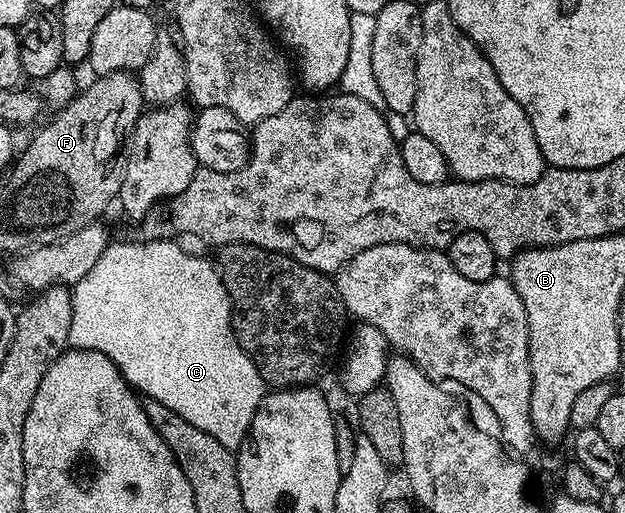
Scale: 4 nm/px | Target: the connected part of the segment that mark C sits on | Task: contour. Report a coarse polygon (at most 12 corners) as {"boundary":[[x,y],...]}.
{"boundary":[[109,243],[68,343],[236,450],[266,395],[219,267]]}

